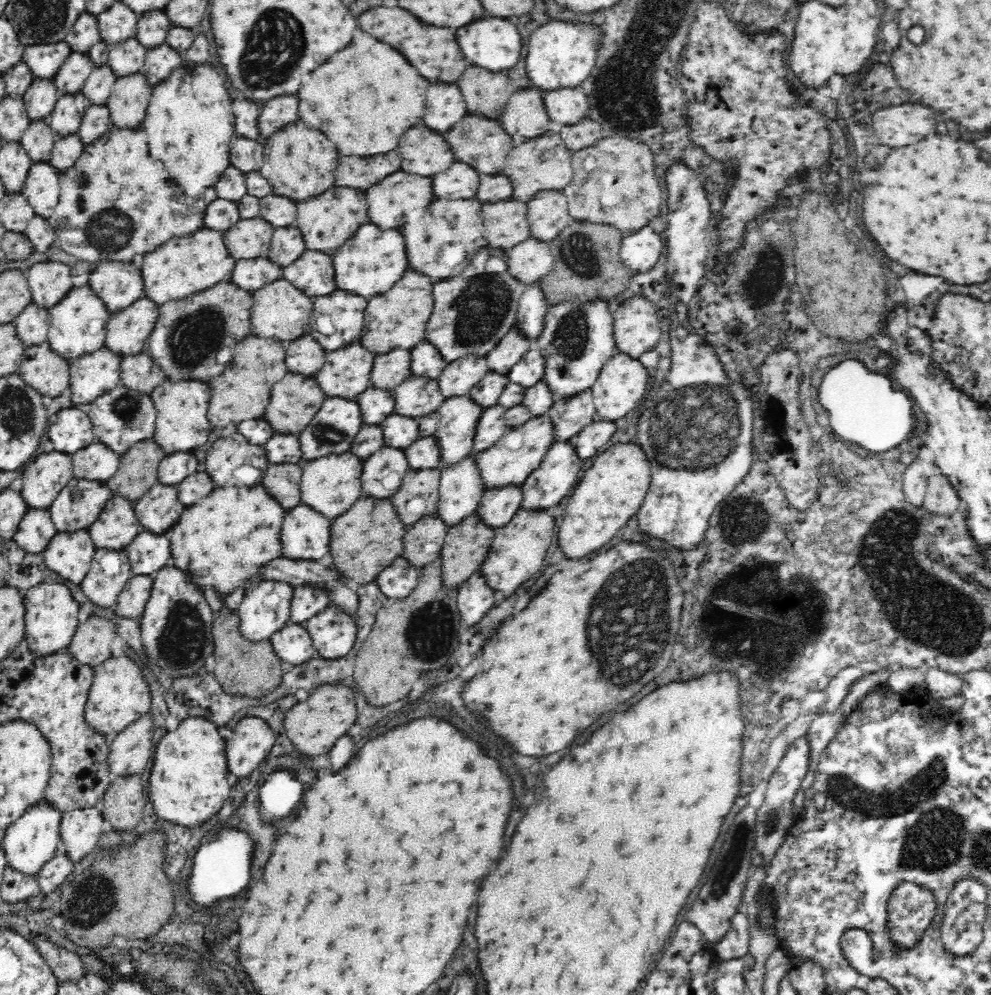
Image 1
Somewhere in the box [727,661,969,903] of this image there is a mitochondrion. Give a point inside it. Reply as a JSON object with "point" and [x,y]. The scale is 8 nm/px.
{"point":[772,820]}

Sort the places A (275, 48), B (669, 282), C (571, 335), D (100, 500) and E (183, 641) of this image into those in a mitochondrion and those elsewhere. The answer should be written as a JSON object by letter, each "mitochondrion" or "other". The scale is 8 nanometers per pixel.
{"A":"mitochondrion","B":"other","C":"mitochondrion","D":"other","E":"mitochondrion"}

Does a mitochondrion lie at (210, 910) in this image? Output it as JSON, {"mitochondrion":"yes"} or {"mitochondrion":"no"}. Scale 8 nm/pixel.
{"mitochondrion":"no"}

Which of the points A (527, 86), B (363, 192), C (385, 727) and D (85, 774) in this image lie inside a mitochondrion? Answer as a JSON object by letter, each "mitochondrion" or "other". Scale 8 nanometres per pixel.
{"A":"other","B":"other","C":"other","D":"other"}

